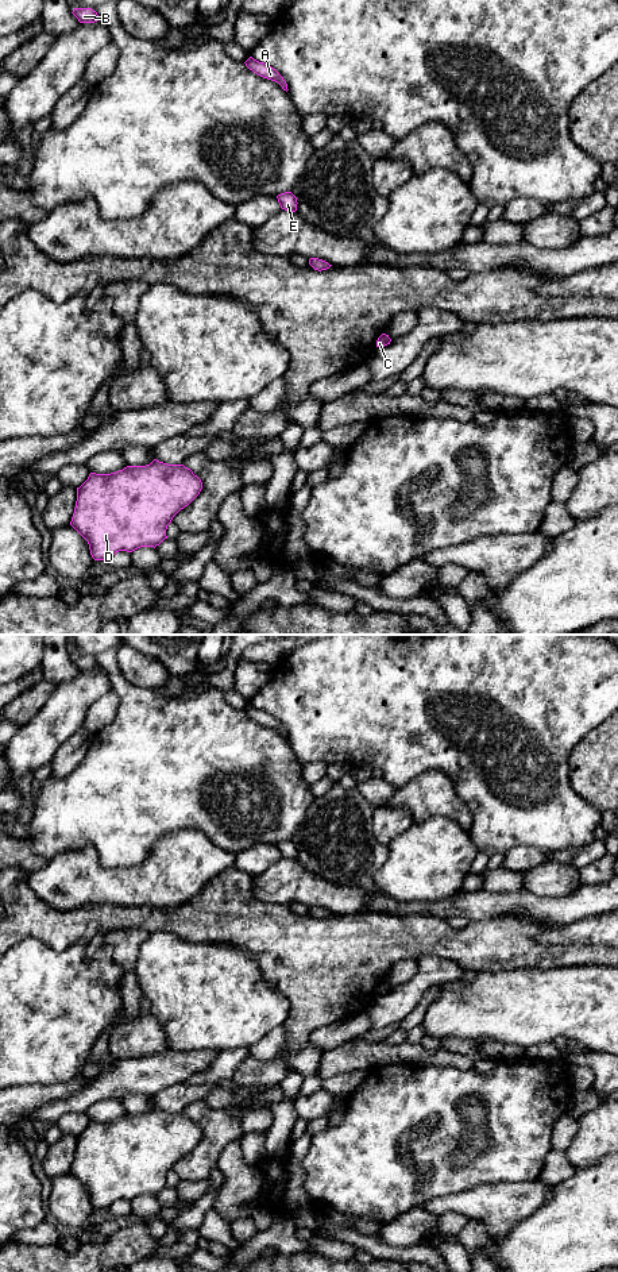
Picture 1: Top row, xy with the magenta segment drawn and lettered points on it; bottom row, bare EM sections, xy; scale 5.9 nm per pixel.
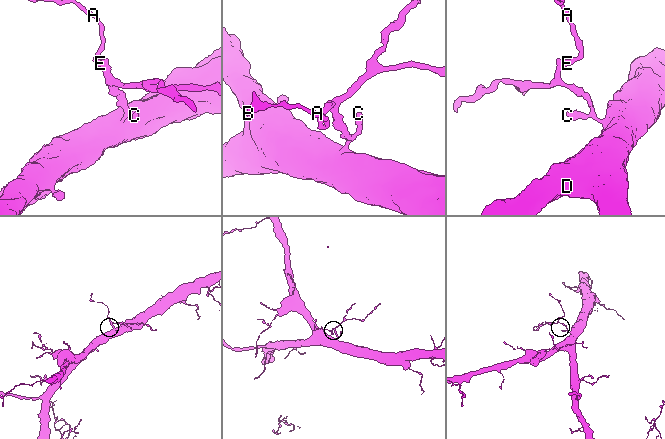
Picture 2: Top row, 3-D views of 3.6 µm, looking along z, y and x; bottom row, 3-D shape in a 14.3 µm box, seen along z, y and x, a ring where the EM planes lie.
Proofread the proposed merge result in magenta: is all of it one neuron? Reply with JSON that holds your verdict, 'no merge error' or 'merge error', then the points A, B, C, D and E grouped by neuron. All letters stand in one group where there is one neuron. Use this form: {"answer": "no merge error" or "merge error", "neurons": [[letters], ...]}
{"answer": "no merge error", "neurons": [["A", "B", "C", "D", "E"]]}

